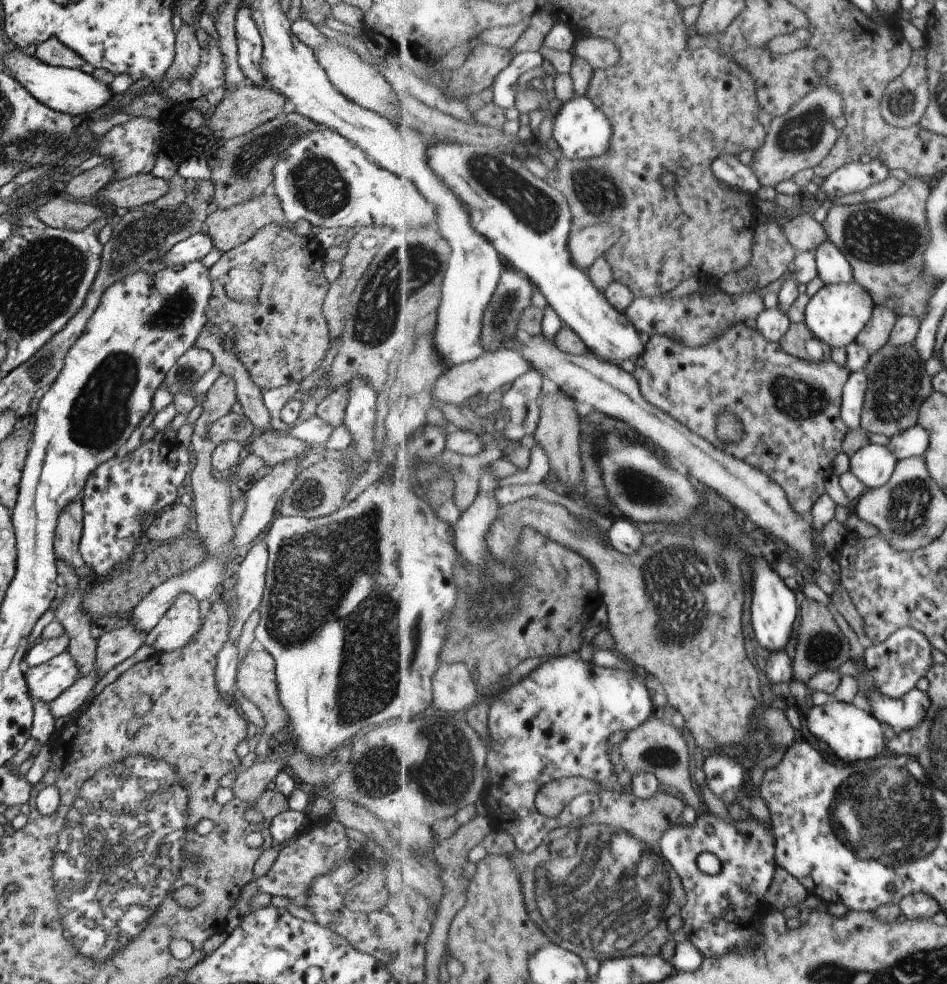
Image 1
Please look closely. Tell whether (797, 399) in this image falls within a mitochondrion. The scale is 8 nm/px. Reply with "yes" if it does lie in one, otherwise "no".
yes

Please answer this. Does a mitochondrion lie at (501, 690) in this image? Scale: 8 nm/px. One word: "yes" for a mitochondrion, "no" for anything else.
no

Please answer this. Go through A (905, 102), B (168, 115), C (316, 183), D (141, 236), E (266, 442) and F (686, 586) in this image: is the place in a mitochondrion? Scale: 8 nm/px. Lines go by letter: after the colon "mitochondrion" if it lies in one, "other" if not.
A: mitochondrion
B: other
C: mitochondrion
D: mitochondrion
E: other
F: mitochondrion

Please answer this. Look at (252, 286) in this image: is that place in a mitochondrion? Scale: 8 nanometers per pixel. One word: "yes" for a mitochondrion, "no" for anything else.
no

